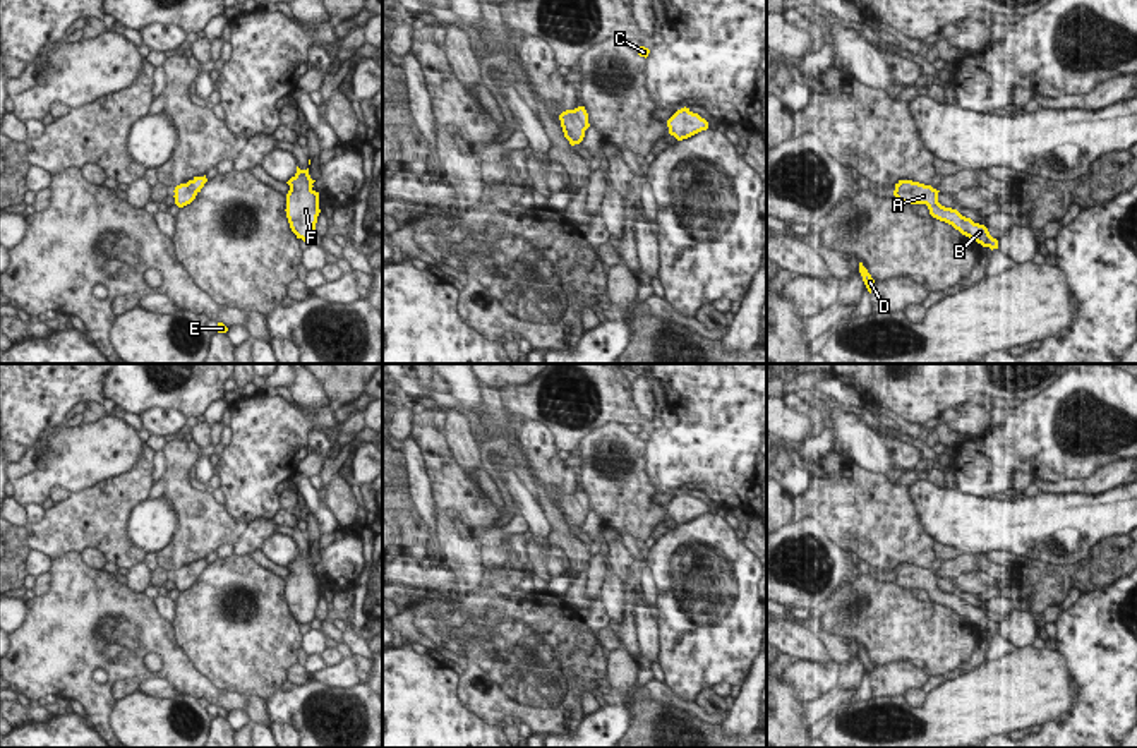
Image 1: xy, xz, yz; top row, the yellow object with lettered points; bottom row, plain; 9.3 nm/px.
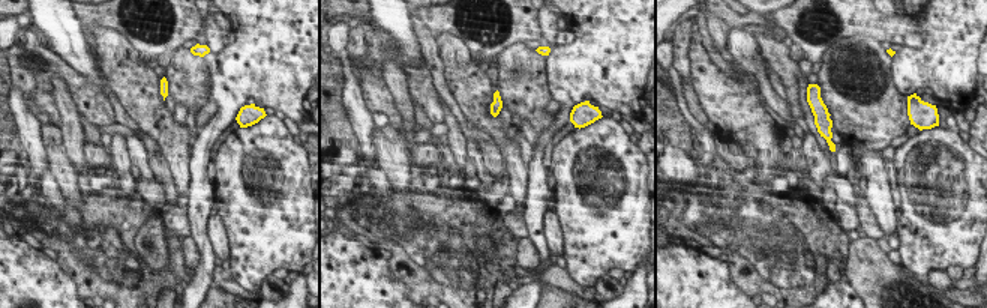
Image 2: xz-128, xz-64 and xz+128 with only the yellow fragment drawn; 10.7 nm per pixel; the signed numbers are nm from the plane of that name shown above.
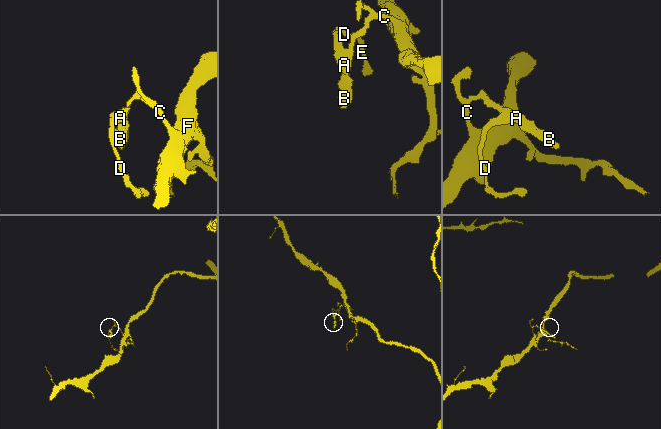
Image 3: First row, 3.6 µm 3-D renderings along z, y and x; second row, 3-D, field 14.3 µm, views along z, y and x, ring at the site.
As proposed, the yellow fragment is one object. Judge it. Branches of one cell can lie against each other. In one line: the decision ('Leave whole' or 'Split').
Leave whole.

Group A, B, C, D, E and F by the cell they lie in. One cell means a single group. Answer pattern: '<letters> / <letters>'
A B C D E F

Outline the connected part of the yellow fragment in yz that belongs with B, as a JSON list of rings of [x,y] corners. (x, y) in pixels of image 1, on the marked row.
[[[899,180],[893,196],[904,204],[926,204],[929,214],[940,221],[952,225],[962,235],[976,240],[983,247],[998,249],[998,240],[993,238],[984,225],[974,223],[962,216],[957,209],[945,208],[938,202],[938,192],[931,185],[912,180]]]

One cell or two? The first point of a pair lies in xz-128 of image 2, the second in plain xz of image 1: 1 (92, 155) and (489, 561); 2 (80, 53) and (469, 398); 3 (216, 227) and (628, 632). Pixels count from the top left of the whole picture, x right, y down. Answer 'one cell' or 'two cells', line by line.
1: one cell
2: one cell
3: two cells

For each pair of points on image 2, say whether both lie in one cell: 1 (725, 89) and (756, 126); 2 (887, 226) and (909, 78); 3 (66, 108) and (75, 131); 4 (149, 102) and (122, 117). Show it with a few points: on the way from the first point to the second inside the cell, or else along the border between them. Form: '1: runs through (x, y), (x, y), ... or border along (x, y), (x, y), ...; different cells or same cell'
1: runs through (728, 98), (747, 117); same cell
2: border along (891, 62), (891, 80), (905, 96); different cells
3: runs through (69, 114), (71, 125); same cell
4: border along (108, 84), (129, 117), (153, 138); different cells

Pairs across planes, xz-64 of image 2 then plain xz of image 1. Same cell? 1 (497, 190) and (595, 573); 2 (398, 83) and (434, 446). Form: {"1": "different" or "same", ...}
{"1": "same", "2": "different"}

